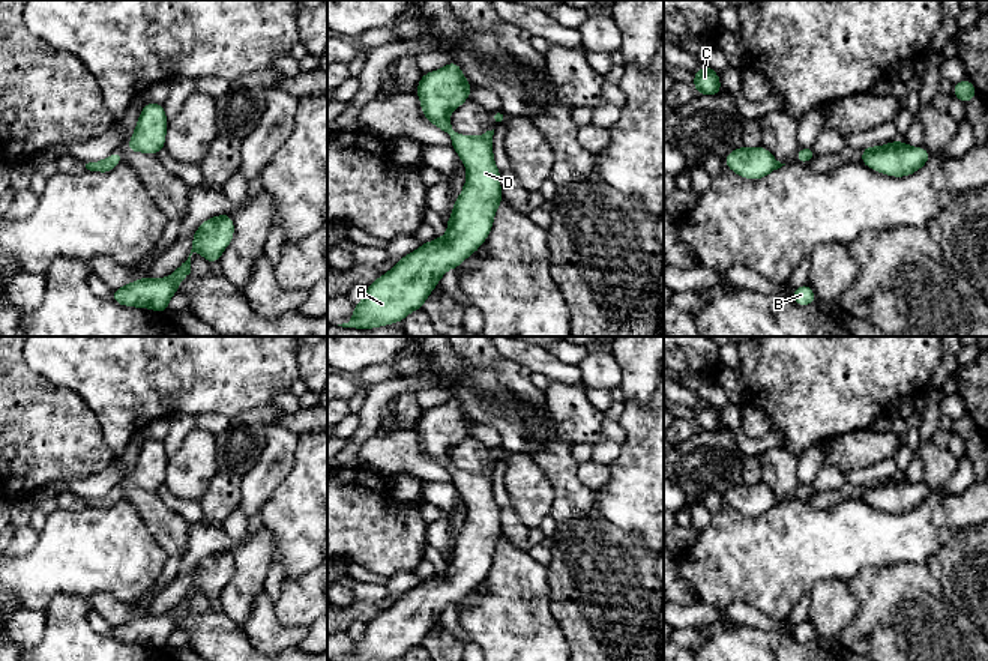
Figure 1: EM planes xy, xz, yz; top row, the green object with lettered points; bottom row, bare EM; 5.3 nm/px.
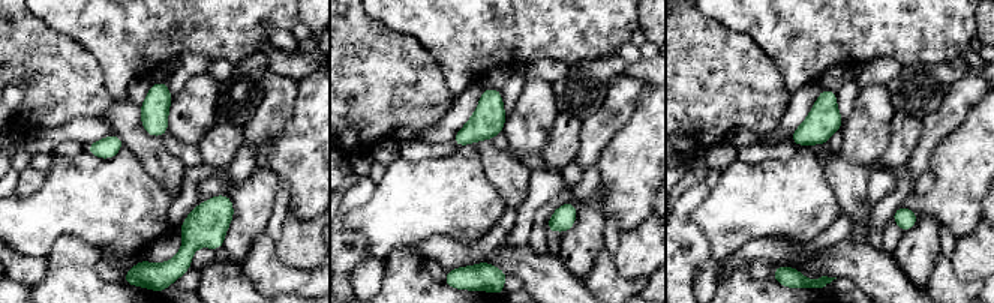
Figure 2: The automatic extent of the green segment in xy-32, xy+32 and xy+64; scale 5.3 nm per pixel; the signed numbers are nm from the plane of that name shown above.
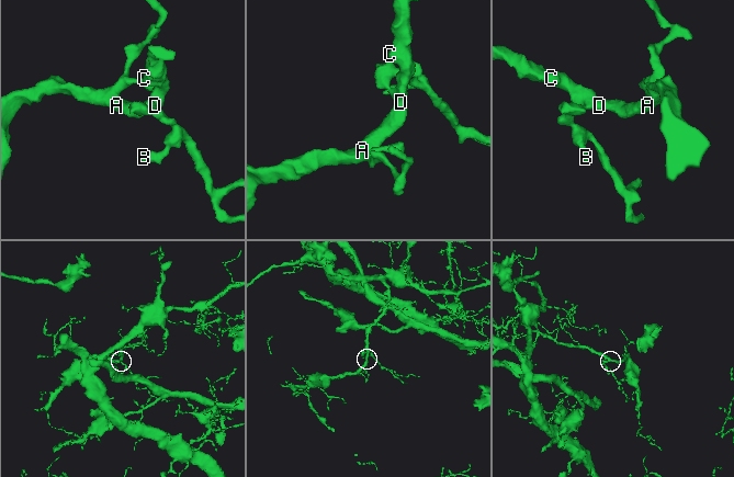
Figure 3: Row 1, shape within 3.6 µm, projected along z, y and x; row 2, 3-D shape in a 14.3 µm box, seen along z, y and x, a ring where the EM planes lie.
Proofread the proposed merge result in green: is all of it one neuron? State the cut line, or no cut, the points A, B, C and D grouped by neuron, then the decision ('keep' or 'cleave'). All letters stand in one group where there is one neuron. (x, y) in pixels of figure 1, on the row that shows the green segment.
cut none; groups A B C D; keep

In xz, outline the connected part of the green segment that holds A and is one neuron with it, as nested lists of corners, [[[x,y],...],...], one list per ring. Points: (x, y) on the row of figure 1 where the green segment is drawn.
[[[449,62],[438,71],[423,74],[414,90],[422,116],[452,137],[450,146],[467,168],[465,185],[446,221],[447,234],[422,243],[371,282],[365,297],[354,303],[353,318],[338,326],[372,329],[402,321],[411,311],[422,309],[447,269],[458,269],[488,237],[496,210],[505,201],[502,171],[492,155],[494,129],[480,137],[459,135],[449,122],[449,114],[468,101],[471,87],[461,66]]]

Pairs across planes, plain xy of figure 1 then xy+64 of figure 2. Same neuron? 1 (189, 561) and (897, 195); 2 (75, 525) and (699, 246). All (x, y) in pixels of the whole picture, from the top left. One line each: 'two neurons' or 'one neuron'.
1: two neurons
2: two neurons

